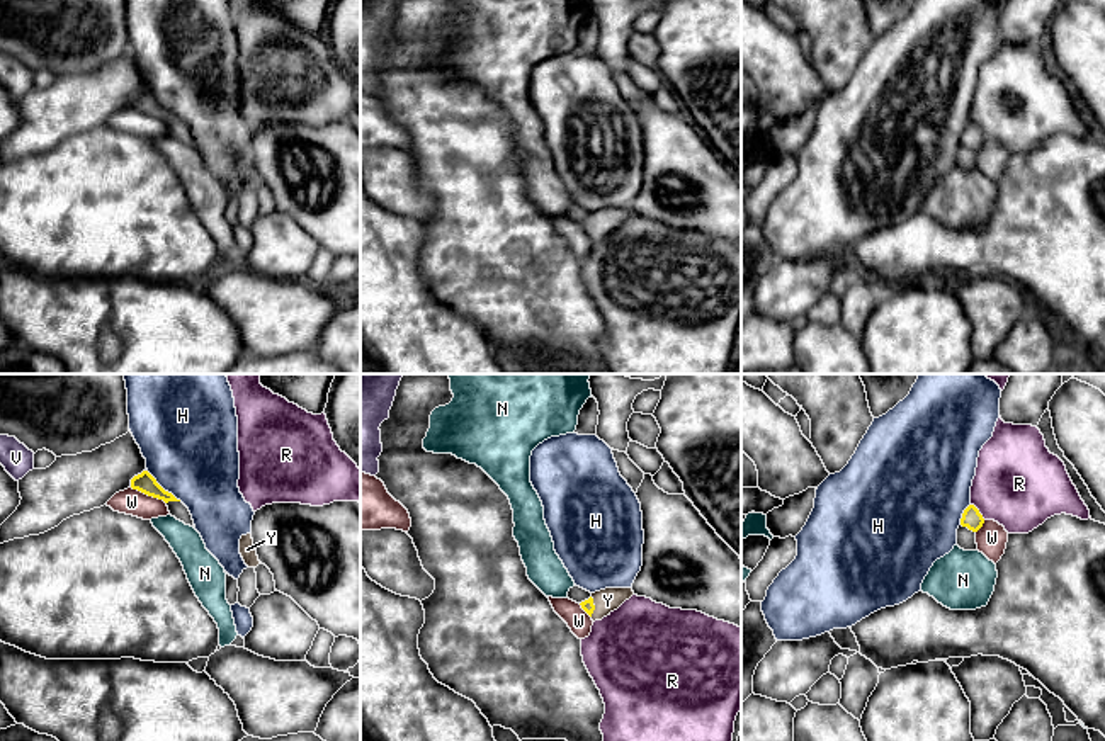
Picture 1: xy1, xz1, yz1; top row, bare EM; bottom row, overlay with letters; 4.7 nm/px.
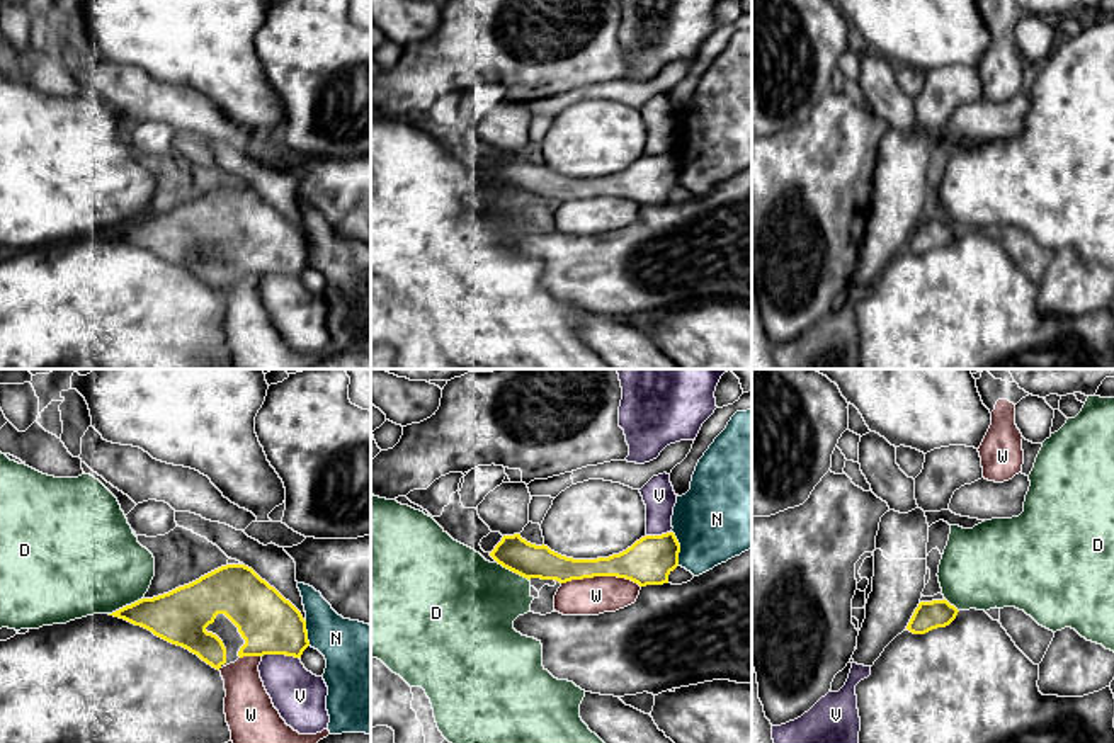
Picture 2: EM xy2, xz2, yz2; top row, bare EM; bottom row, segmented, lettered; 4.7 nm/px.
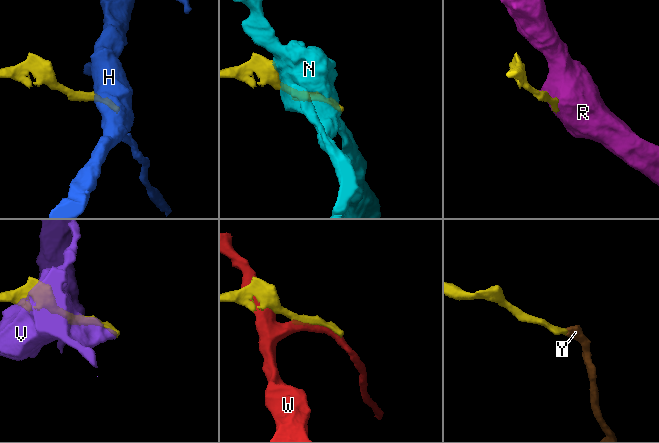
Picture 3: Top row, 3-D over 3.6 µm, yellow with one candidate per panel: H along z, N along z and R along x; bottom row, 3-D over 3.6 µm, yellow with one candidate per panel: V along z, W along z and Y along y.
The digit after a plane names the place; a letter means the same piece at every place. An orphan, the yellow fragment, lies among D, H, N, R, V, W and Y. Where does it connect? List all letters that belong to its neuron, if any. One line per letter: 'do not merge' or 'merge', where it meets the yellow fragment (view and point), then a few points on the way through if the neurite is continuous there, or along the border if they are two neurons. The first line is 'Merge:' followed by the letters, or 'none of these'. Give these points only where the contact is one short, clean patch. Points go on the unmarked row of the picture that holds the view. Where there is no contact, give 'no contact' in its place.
Merge: Y
D: do not merge; contact xy2 (126, 225); border xy2 (143, 216), (109, 233)
H: do not merge; contact xy1 (162, 107)
N: do not merge; contact xz2 (679, 167); border xz2 (672, 150), (679, 164), (679, 184)
R: do not merge; contact yz1 (978, 131); border yz1 (971, 123), (985, 138)
V: do not merge; contact xy2 (281, 272)
W: do not merge; contact xz2 (601, 194)
Y: merge; contact xz1 (594, 226); way xz1 (587, 225), (594, 226), (607, 220)

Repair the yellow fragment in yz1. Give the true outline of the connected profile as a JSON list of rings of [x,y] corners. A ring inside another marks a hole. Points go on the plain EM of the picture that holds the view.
[[[969,124],[960,138],[960,144],[967,146],[972,151],[978,151],[984,143],[983,134],[979,133],[979,129],[974,124]]]

